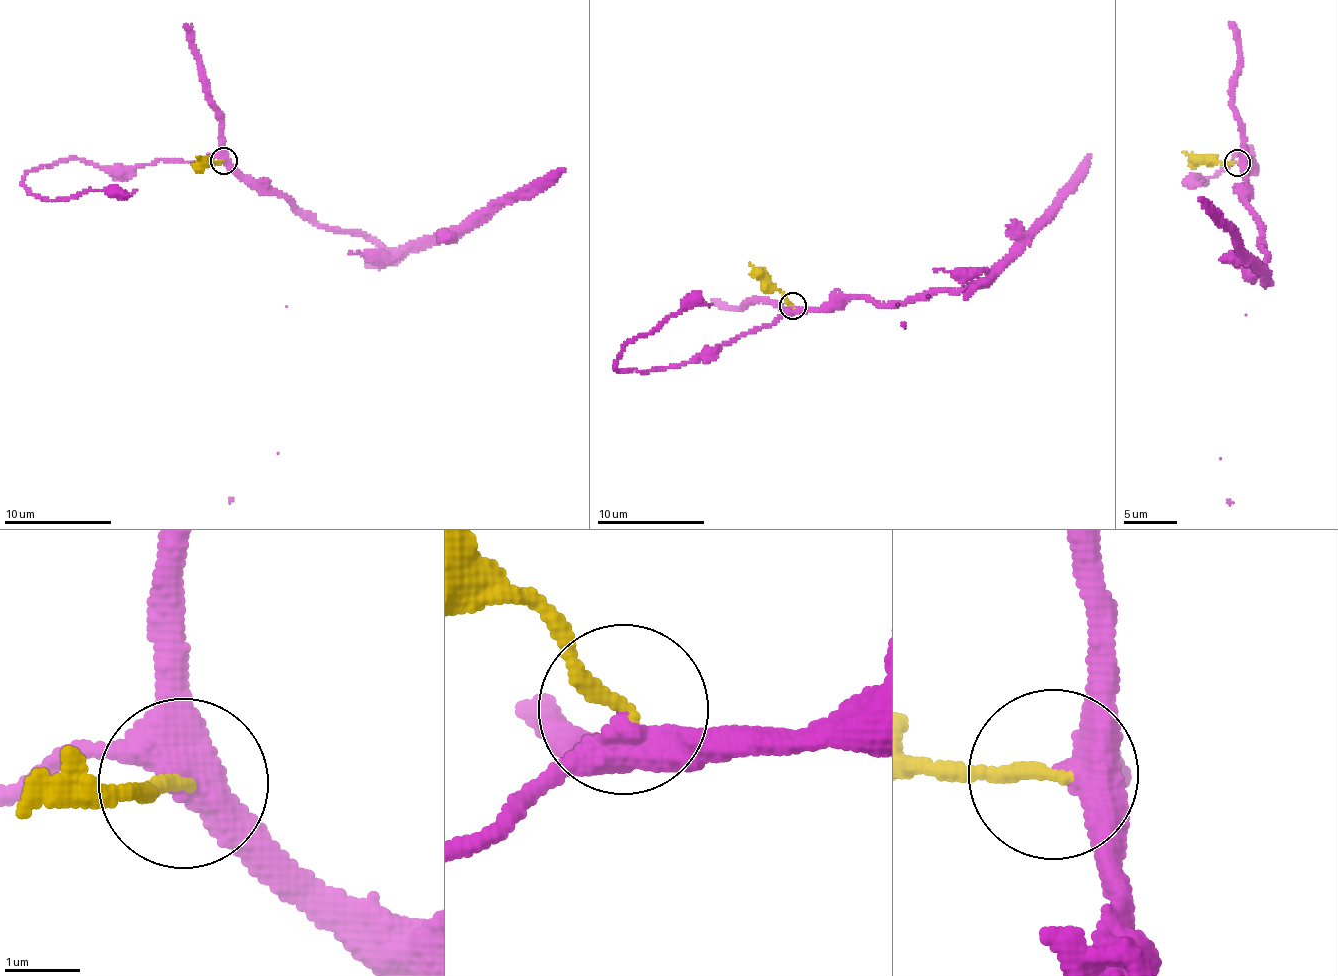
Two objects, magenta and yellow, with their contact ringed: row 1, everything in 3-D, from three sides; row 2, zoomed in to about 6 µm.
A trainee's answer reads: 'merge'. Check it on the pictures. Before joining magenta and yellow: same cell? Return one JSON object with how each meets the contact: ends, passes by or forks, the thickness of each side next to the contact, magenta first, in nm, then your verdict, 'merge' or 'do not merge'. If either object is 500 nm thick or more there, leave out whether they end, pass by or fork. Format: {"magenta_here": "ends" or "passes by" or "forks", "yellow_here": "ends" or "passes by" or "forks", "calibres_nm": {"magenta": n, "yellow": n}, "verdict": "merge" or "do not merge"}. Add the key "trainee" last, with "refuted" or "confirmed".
{"magenta_here": "forks", "yellow_here": "ends", "calibres_nm": {"magenta": 340, "yellow": 200}, "verdict": "merge", "trainee": "confirmed"}

